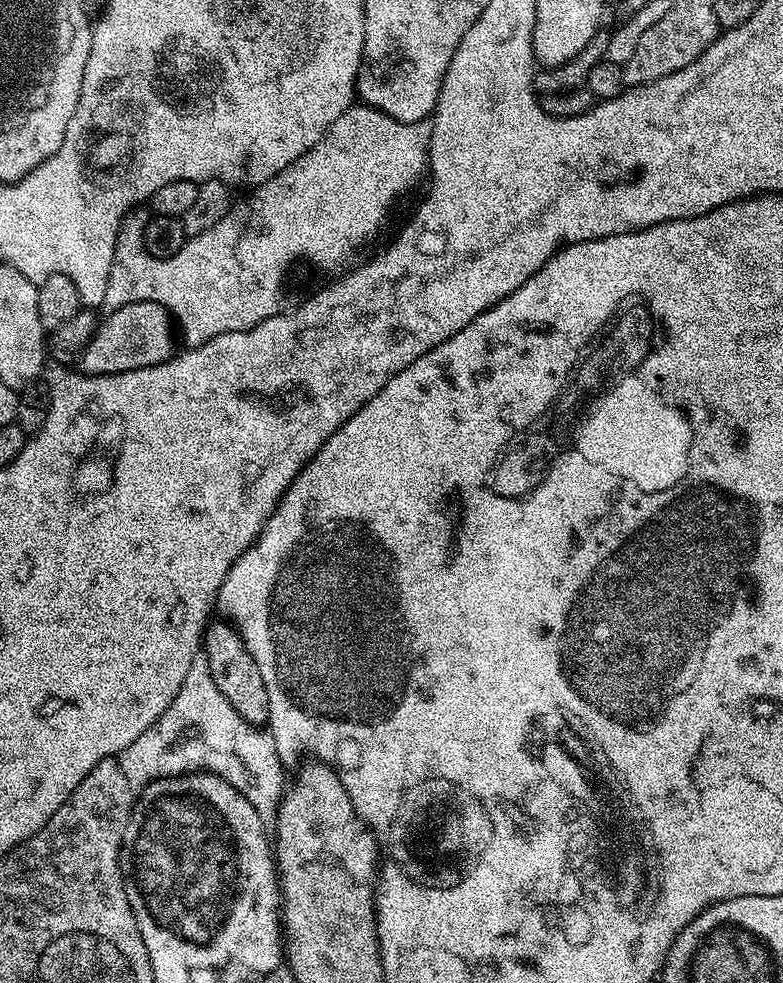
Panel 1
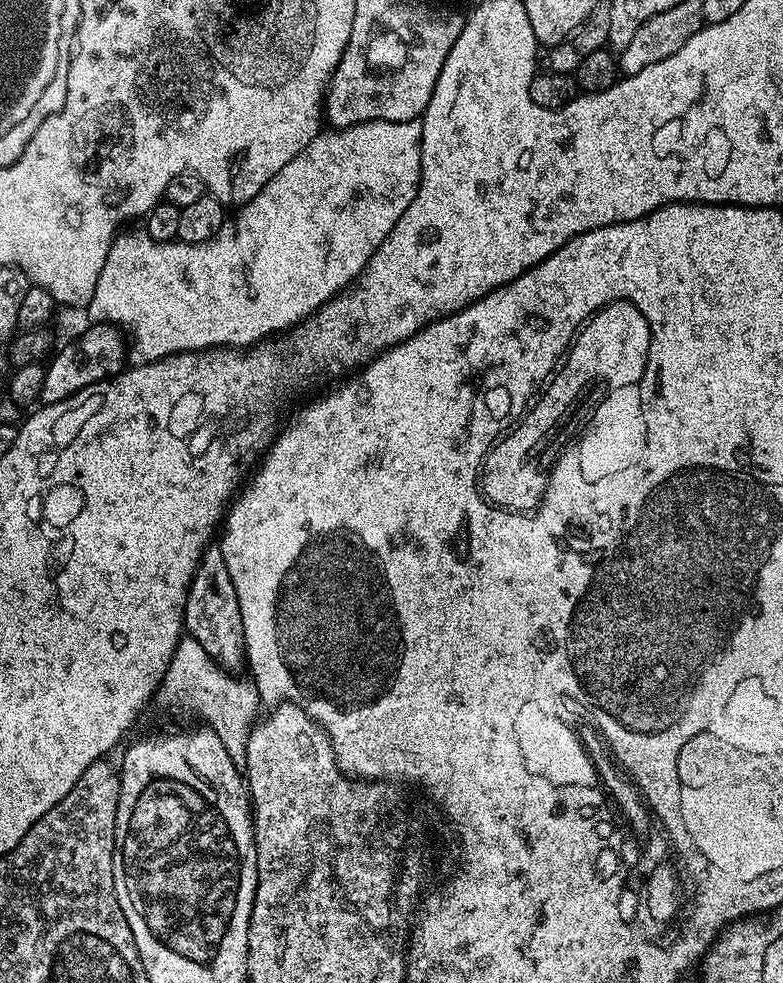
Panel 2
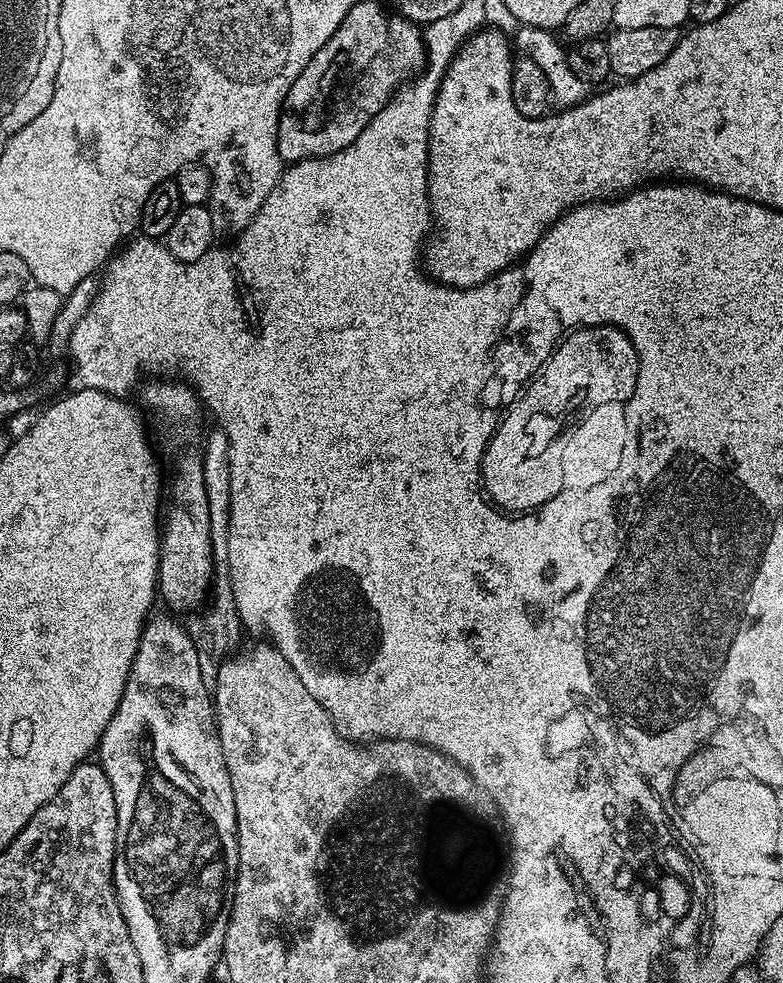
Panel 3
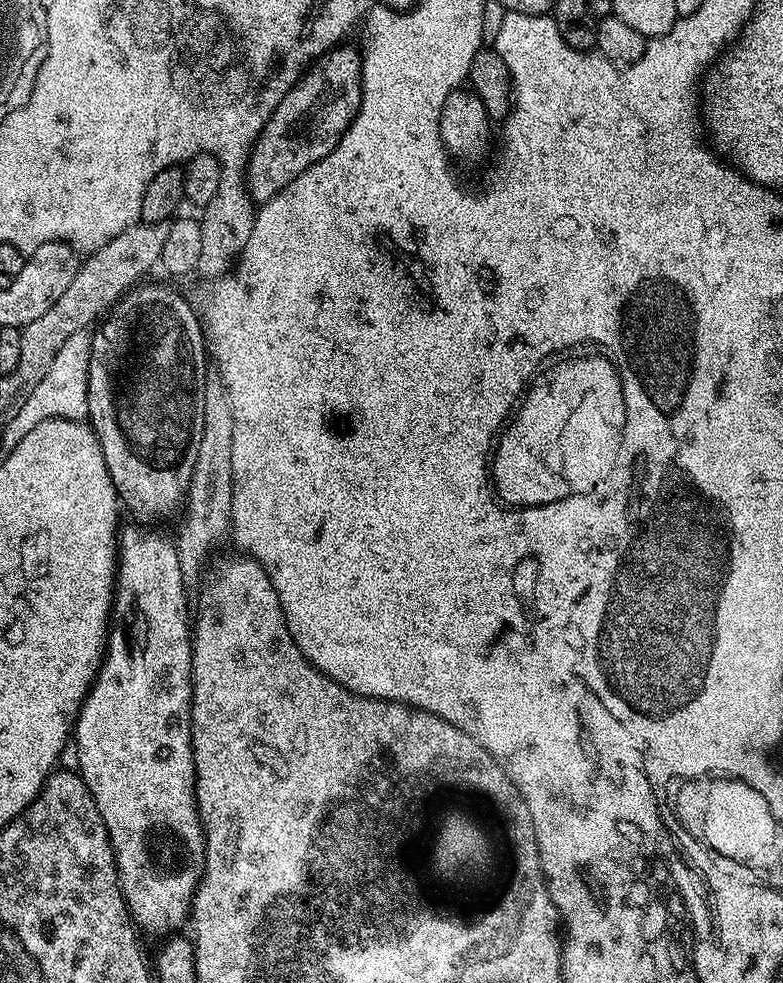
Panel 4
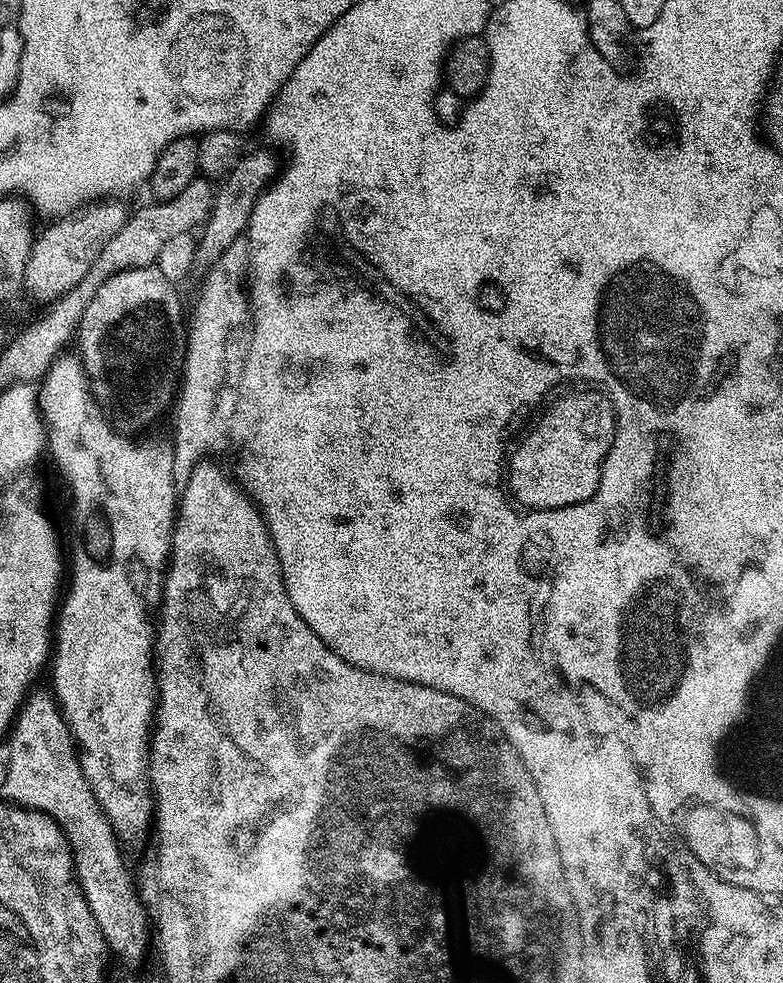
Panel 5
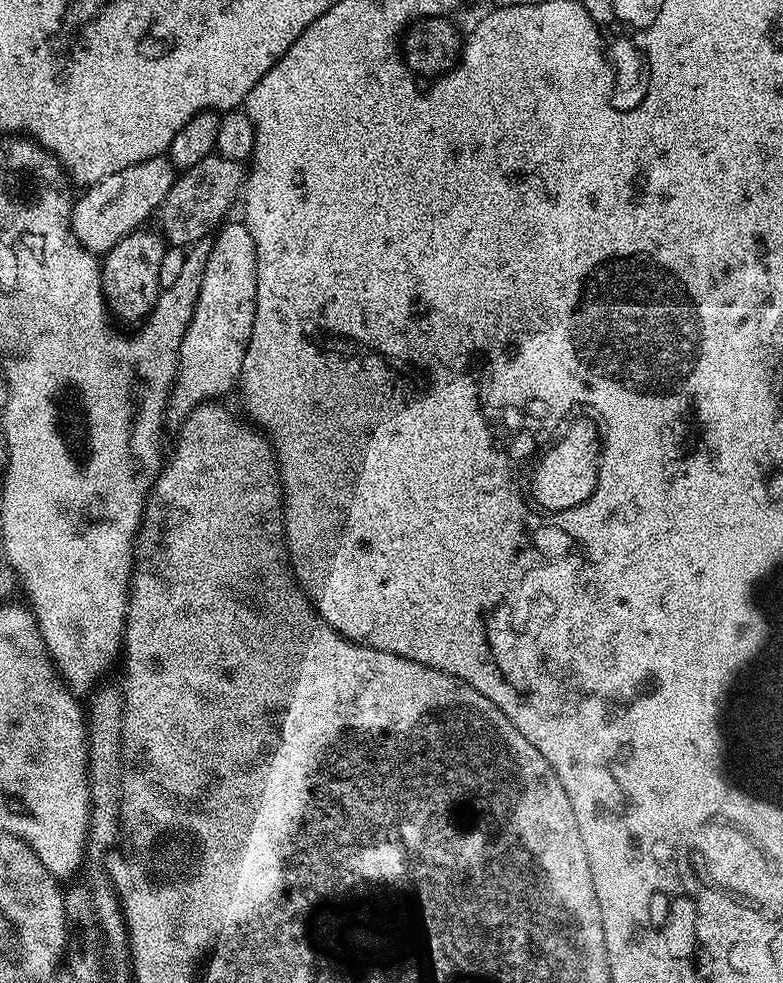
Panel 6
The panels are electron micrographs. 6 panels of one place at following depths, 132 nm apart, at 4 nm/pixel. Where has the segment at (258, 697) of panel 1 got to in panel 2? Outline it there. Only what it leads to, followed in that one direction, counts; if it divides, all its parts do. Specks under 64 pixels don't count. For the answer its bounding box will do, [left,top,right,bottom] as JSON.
[184,546,245,670]

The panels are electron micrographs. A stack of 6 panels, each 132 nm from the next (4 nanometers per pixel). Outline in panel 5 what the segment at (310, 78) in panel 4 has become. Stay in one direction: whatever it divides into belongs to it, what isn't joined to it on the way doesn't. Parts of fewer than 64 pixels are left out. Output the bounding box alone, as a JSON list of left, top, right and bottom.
[198,152,278,262]

